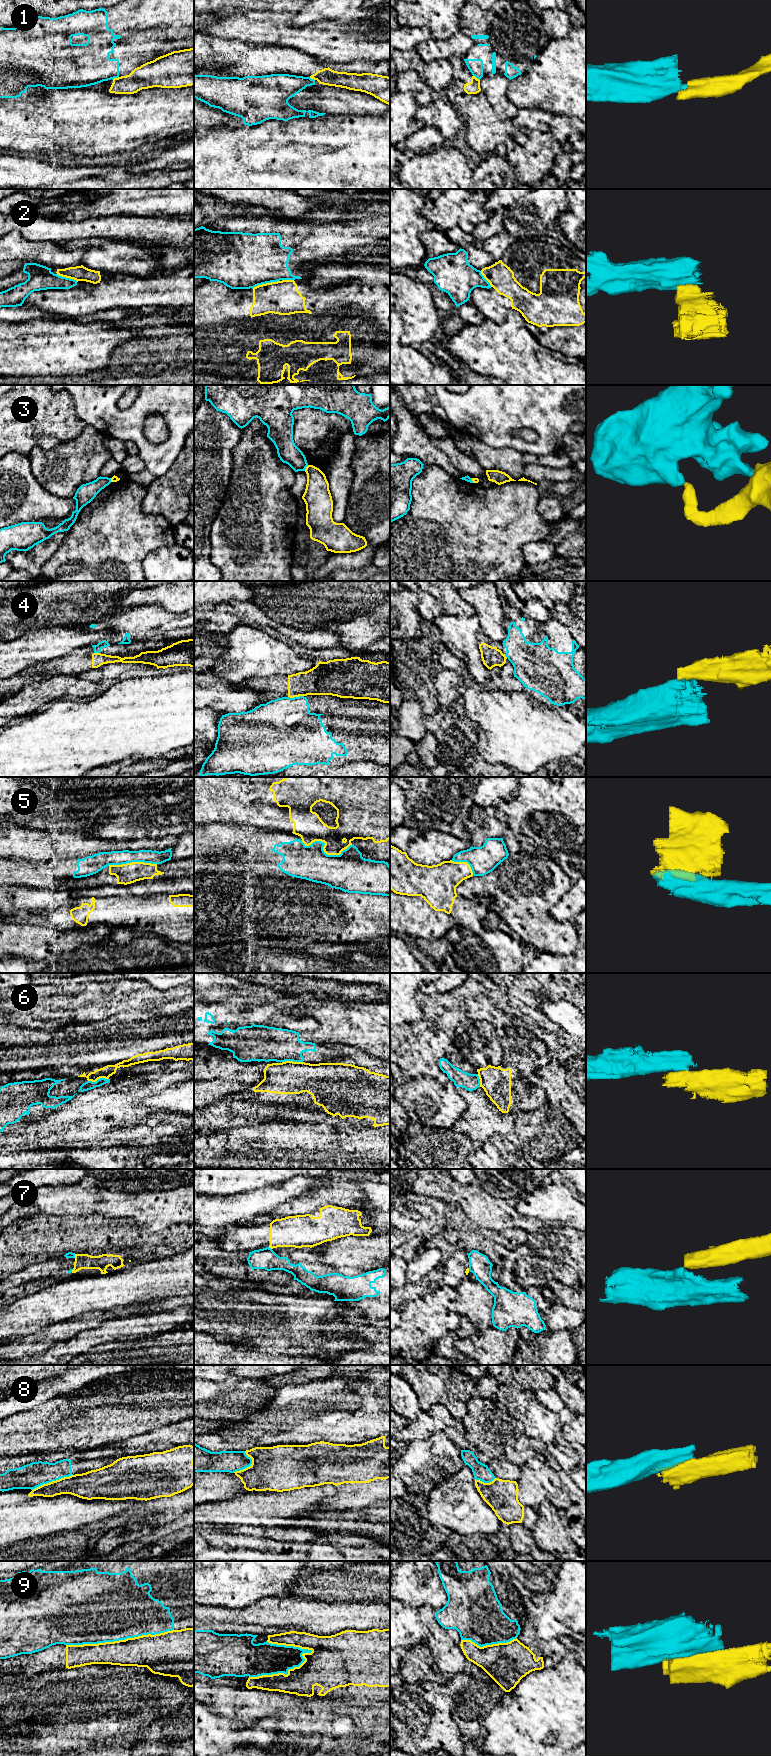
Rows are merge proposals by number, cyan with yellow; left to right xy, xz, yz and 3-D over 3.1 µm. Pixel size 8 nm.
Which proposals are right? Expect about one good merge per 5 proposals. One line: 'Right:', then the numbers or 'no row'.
Right: no row

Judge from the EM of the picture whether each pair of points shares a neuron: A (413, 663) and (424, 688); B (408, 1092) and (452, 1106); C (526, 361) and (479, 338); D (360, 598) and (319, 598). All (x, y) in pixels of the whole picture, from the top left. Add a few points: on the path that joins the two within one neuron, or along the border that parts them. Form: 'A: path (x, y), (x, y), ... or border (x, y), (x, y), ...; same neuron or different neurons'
A: path (415, 669), (415, 676), (418, 682); same neuron
B: path (419, 1096), (430, 1104), (441, 1106); same neuron
C: path (514, 355), (508, 351), (491, 349); same neuron
D: path (350, 598), (329, 598); same neuron

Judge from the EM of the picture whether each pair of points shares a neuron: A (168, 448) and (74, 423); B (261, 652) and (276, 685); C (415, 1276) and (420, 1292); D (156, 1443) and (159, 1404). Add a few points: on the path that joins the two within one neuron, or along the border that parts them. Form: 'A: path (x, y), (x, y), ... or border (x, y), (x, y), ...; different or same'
A: border (73, 405), (75, 413), (86, 425); different
B: border (287, 675), (273, 675), (262, 679); different
C: border (421, 1280), (408, 1282); different
D: border (155, 1427), (133, 1436); different

